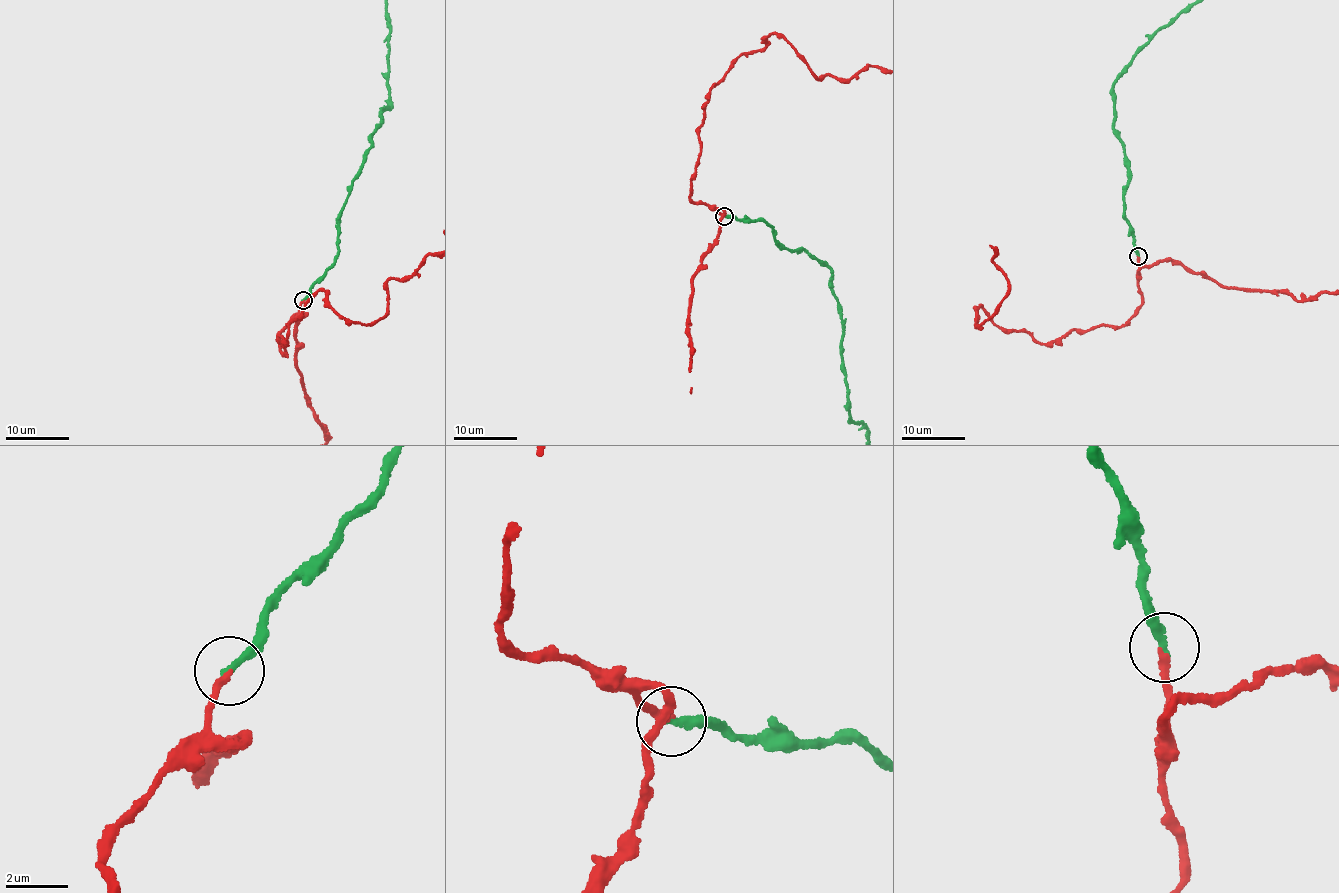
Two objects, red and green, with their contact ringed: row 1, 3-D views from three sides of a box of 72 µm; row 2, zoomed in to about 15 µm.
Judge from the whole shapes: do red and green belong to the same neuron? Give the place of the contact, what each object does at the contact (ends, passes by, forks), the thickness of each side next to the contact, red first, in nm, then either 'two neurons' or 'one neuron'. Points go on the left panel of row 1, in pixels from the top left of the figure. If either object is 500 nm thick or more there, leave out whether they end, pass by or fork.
place (303, 300); red ends; green ends; calibres 240 and 280 nm; two neurons

